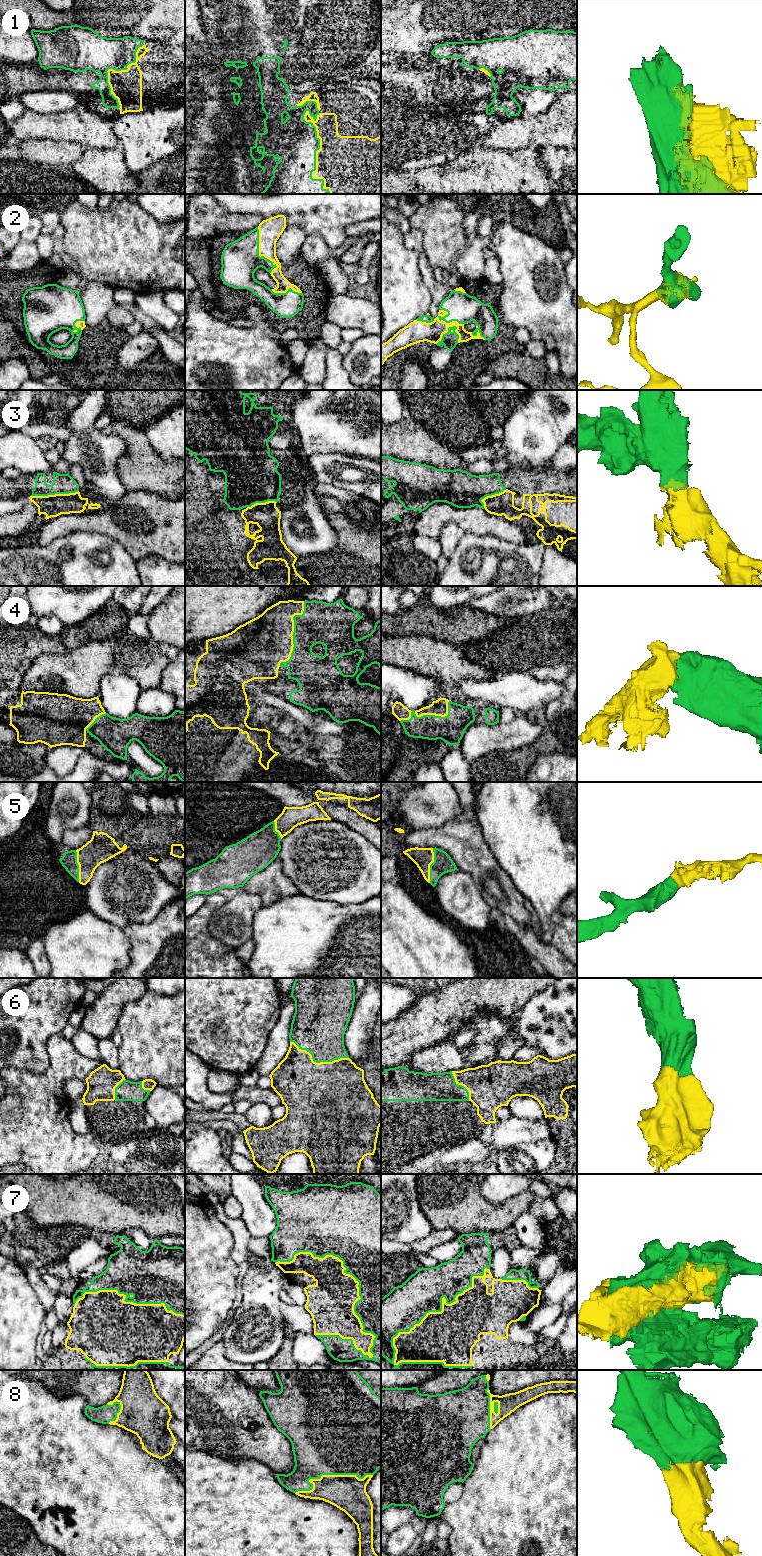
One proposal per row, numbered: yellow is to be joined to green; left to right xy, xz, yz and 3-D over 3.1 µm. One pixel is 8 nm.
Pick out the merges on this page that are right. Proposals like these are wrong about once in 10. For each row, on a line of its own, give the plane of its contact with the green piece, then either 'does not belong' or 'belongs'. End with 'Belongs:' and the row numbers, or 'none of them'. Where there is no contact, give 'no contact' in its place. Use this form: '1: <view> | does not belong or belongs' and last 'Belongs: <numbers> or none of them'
1: xz | belongs
2: xz | belongs
3: xy | does not belong
4: xz | belongs
5: yz | belongs
6: xz | belongs
7: xz | belongs
8: xz | belongs
Belongs: 1, 2, 4, 5, 6, 7, 8

